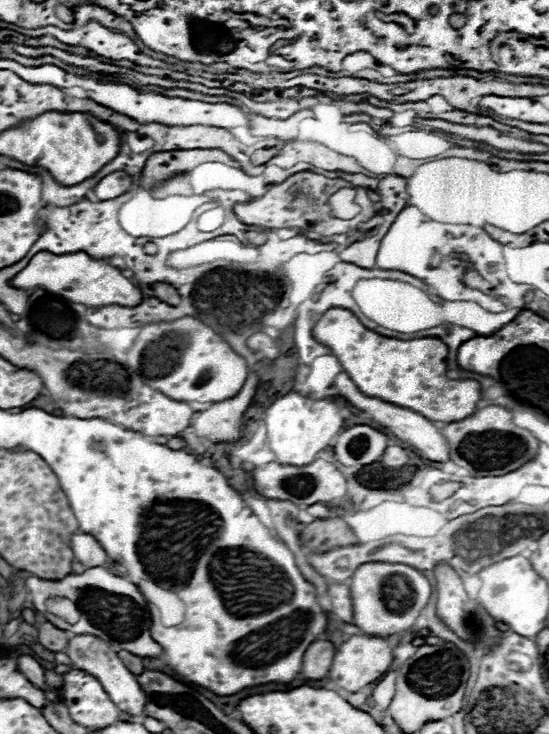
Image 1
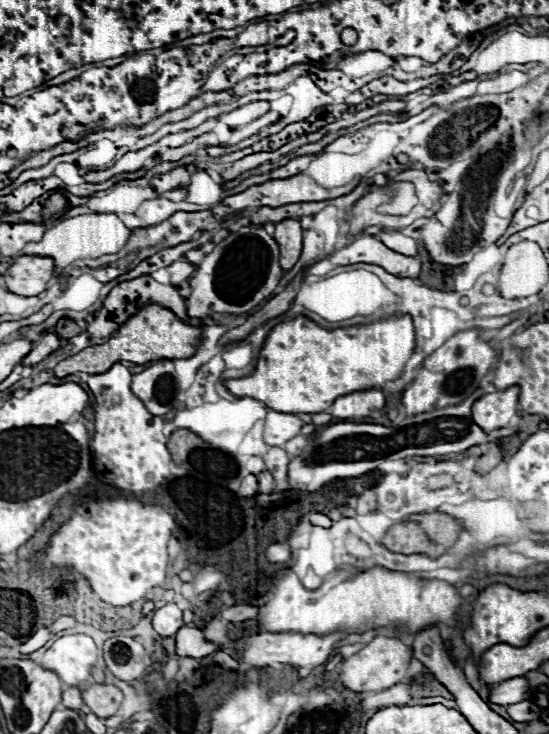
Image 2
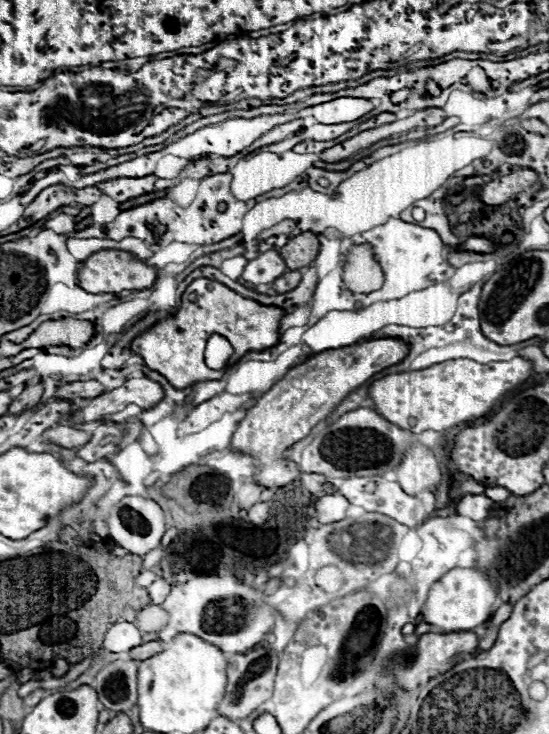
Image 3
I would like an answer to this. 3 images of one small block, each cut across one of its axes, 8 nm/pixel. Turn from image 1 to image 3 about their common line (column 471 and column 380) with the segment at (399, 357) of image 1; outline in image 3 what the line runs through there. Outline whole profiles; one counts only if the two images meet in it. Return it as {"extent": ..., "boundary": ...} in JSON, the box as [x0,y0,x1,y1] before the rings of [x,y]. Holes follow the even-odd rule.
{"extent":[368,358,532,434],"boundary":[[[470,358],[446,360],[426,370],[402,372],[384,376],[368,388],[368,398],[374,402],[374,410],[388,422],[420,434],[424,430],[444,432],[452,426],[460,426],[474,418],[486,416],[506,392],[514,390],[532,376],[532,364],[524,358],[512,358],[508,362],[480,364]]]}

